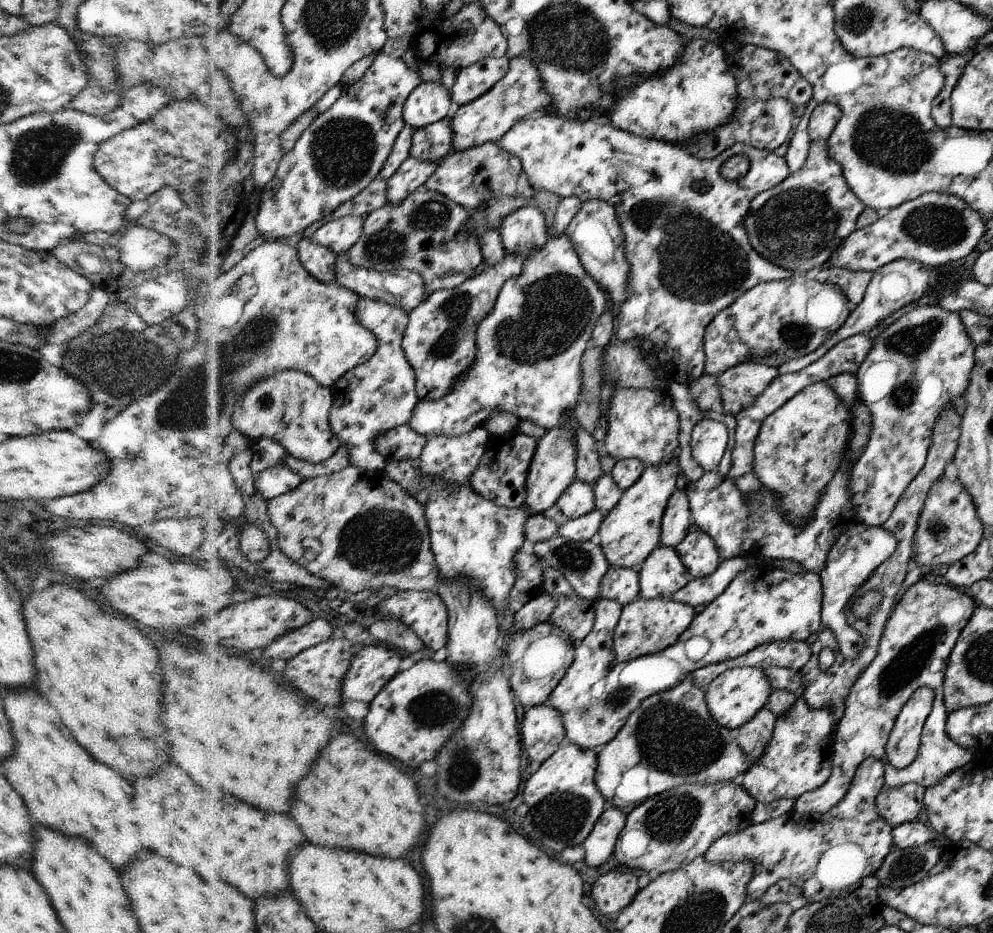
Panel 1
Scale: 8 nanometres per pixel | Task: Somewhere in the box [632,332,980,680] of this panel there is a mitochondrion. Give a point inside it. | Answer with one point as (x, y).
(936, 527)

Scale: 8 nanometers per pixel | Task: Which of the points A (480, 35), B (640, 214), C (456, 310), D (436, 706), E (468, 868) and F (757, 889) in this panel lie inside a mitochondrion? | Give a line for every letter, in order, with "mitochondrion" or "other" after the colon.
A: other
B: mitochondrion
C: mitochondrion
D: mitochondrion
E: other
F: other

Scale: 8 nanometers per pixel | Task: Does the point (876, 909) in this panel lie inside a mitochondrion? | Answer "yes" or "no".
no

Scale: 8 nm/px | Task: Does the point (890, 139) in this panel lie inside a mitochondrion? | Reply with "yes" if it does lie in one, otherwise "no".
yes

